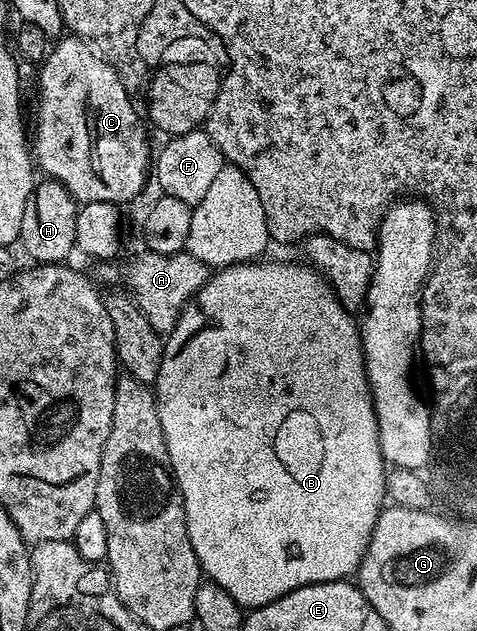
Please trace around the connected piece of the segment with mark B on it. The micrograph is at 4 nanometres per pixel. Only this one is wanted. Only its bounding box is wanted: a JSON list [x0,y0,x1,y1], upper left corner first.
[154,262,386,610]

